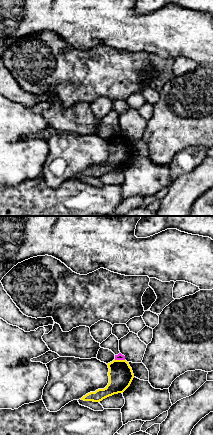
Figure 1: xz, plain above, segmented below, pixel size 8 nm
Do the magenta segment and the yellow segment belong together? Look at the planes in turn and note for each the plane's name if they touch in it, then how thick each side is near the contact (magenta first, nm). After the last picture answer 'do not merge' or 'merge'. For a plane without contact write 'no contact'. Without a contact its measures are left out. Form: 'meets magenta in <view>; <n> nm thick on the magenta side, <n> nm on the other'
meets magenta in xz; 50 nm thick on the magenta side, 190 nm on the other

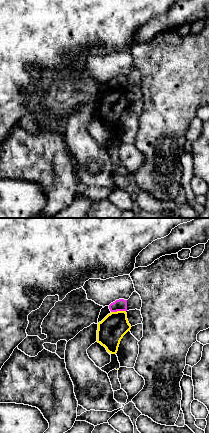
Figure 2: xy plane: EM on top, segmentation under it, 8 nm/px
meets magenta in xy; 100 nm thick on the magenta side, 220 nm on the other

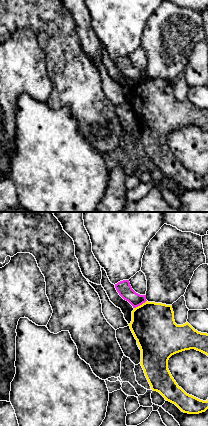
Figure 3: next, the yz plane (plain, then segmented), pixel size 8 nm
meets magenta in yz; 120 nm thick on the magenta side, 360 nm on the other

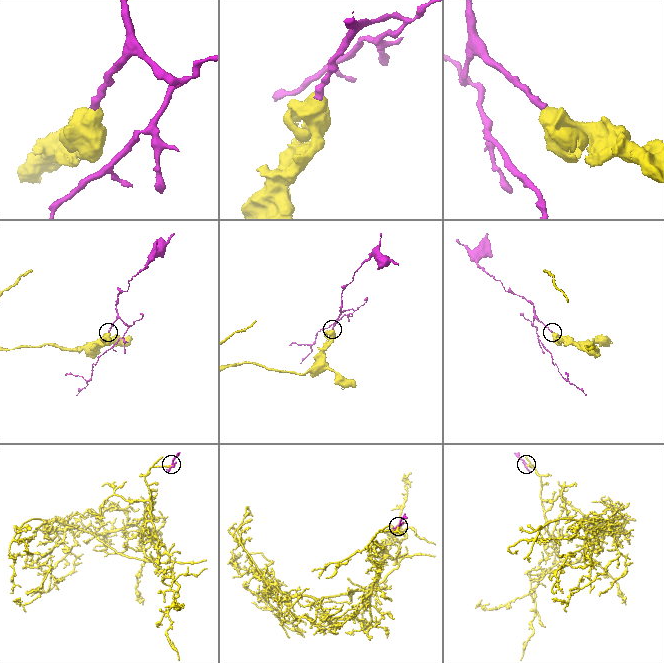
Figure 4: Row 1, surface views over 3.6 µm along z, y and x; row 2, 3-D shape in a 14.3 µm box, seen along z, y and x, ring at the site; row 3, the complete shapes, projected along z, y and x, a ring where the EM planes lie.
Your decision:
do not merge

